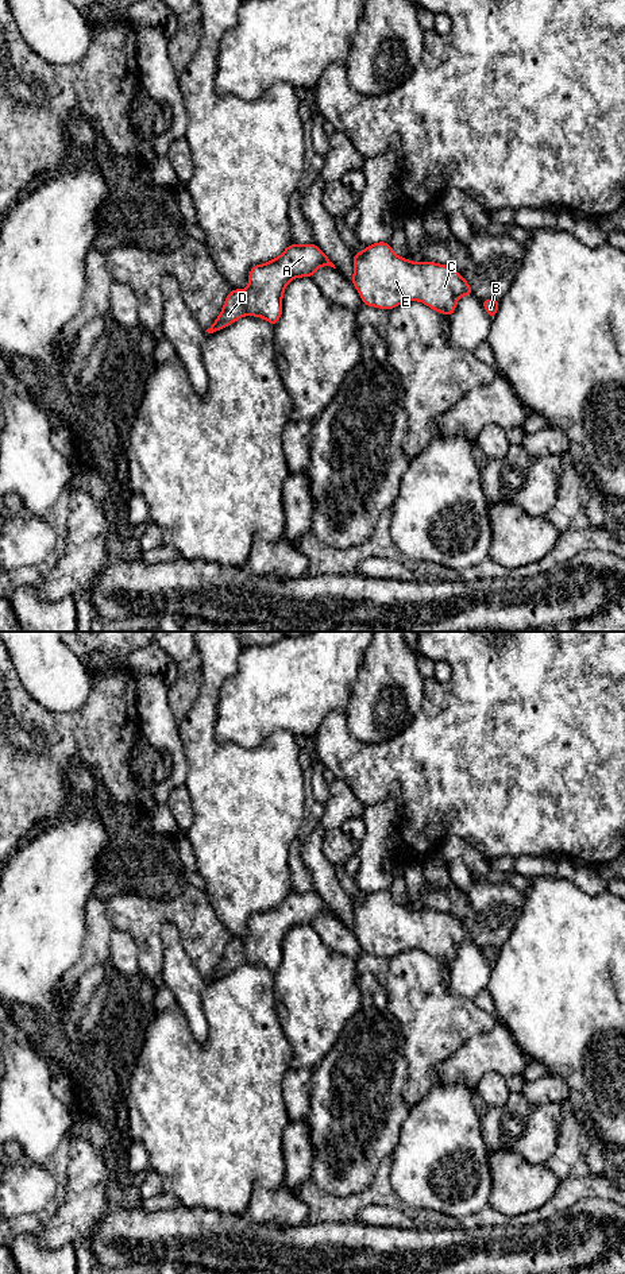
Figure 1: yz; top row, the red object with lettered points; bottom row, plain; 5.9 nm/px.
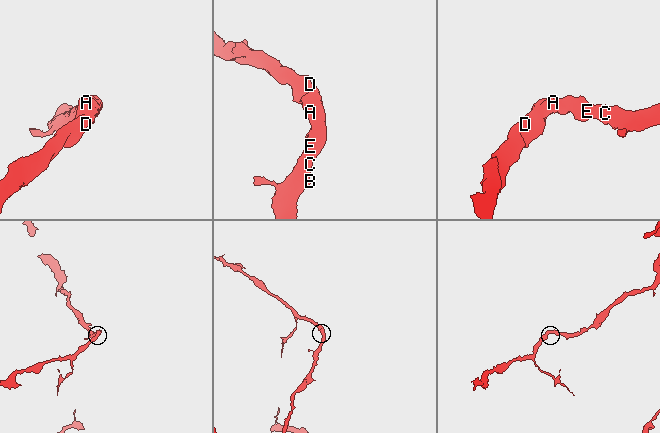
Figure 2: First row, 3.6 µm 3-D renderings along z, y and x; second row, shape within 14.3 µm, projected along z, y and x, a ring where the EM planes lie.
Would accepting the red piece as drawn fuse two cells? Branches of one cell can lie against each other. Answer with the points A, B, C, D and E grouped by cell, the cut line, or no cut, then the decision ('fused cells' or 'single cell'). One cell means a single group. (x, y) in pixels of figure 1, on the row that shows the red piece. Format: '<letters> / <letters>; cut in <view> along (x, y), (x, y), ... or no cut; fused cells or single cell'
A B C D E; no cut; single cell

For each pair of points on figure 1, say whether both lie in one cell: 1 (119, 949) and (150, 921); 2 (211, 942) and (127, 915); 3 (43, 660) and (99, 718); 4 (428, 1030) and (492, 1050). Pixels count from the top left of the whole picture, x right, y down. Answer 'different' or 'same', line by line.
1: different
2: same
3: different
4: different

